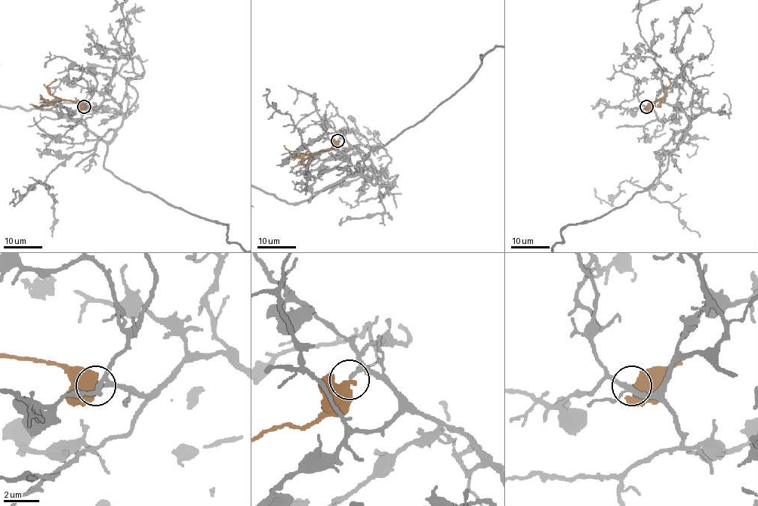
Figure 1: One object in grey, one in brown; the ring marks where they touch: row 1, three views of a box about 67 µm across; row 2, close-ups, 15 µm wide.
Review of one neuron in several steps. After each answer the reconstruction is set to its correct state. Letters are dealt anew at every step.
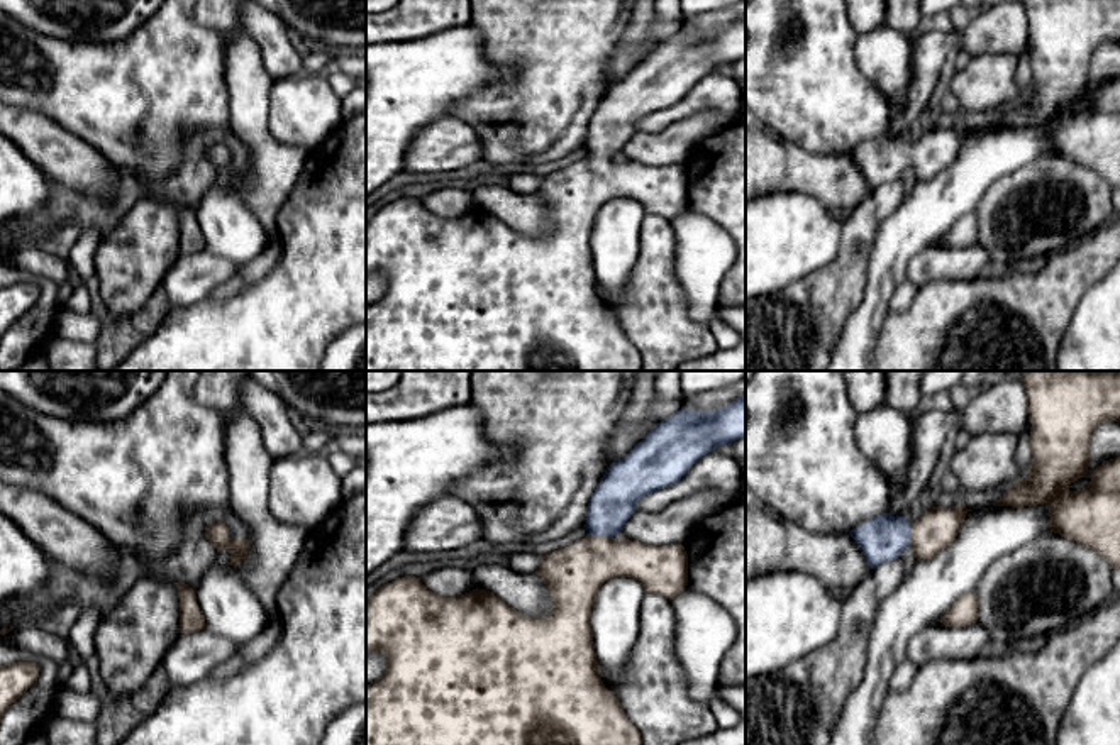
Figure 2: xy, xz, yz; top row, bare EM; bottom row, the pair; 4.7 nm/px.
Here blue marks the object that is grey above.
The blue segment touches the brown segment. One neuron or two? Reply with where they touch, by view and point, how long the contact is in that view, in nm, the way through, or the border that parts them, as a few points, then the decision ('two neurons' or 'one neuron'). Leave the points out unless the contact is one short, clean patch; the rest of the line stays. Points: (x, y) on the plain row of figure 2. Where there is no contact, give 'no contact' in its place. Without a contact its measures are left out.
meets blue in xz at (600, 154); contact 120 nm long; runs through xz (614, 122), (602, 143), (600, 154), (598, 170), (573, 195); one neuron

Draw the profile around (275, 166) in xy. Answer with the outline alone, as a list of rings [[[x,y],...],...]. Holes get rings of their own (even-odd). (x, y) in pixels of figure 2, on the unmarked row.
[[[244,30],[225,41],[224,78],[230,108],[229,124],[251,163],[247,178],[234,190],[264,230],[276,232],[278,212],[293,191],[310,149],[280,142],[271,135],[268,102],[273,80],[256,41]]]

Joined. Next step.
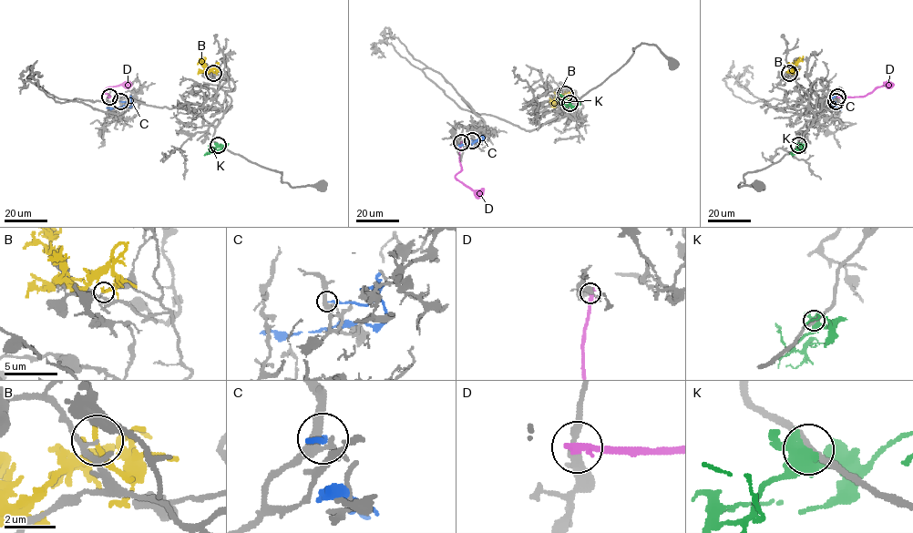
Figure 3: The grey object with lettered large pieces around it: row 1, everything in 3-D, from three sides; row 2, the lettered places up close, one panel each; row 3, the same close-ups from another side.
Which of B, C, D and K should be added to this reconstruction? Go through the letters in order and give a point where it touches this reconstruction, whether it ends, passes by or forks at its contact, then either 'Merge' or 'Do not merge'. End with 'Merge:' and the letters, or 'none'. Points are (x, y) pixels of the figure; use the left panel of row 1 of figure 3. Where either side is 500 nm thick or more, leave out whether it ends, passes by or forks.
B: Touches grey at (213, 73). It ends there. Do not merge
C: Touches grey at (120, 101). It ends there. Do not merge
D: Touches grey at (109, 97). It ends there. Do not merge
K: Touches grey at (218, 145). It forks there. Do not merge
Merge: none

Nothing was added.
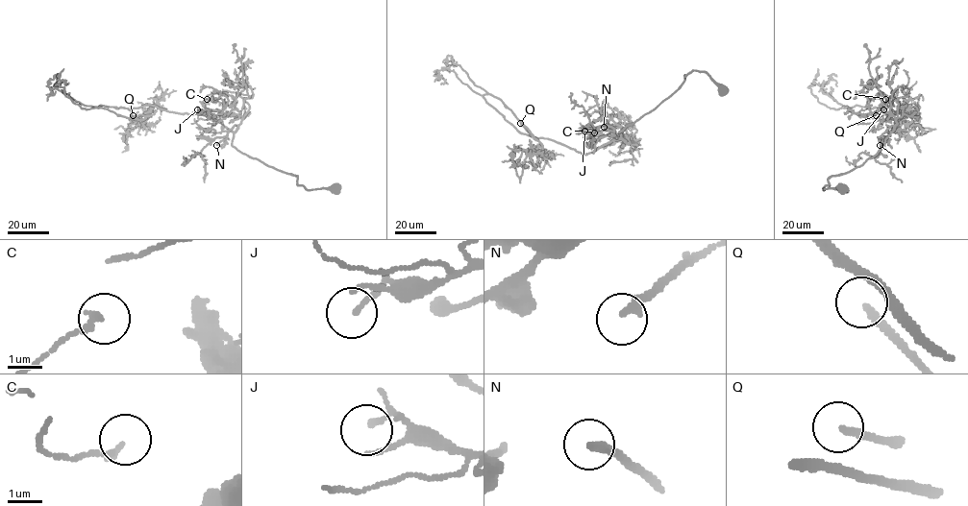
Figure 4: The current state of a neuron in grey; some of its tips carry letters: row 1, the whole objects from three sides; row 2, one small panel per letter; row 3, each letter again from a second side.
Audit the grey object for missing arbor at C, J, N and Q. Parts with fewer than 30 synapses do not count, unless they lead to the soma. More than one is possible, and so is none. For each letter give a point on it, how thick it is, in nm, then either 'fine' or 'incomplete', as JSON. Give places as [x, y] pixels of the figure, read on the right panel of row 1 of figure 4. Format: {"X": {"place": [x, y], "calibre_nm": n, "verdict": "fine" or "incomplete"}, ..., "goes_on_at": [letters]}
{"C": {"place": [885, 99], "calibre_nm": 180, "verdict": "fine"}, "J": {"place": [883, 109], "calibre_nm": 110, "verdict": "fine"}, "N": {"place": [880, 145], "calibre_nm": 260, "verdict": "incomplete"}, "Q": {"place": [876, 115], "calibre_nm": 220, "verdict": "incomplete"}, "goes_on_at": ["N", "Q"]}

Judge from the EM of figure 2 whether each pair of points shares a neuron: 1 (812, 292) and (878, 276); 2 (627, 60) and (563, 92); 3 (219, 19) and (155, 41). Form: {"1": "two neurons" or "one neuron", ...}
{"1": "two neurons", "2": "two neurons", "3": "two neurons"}

